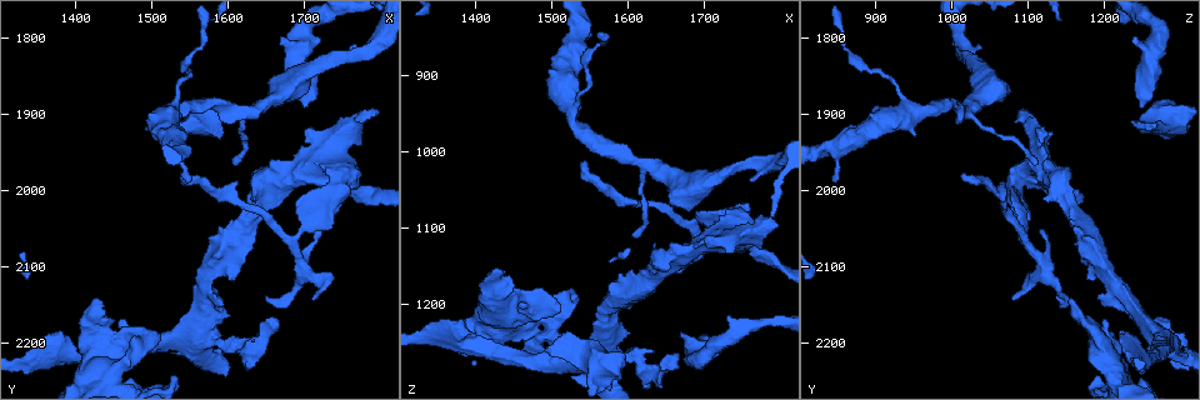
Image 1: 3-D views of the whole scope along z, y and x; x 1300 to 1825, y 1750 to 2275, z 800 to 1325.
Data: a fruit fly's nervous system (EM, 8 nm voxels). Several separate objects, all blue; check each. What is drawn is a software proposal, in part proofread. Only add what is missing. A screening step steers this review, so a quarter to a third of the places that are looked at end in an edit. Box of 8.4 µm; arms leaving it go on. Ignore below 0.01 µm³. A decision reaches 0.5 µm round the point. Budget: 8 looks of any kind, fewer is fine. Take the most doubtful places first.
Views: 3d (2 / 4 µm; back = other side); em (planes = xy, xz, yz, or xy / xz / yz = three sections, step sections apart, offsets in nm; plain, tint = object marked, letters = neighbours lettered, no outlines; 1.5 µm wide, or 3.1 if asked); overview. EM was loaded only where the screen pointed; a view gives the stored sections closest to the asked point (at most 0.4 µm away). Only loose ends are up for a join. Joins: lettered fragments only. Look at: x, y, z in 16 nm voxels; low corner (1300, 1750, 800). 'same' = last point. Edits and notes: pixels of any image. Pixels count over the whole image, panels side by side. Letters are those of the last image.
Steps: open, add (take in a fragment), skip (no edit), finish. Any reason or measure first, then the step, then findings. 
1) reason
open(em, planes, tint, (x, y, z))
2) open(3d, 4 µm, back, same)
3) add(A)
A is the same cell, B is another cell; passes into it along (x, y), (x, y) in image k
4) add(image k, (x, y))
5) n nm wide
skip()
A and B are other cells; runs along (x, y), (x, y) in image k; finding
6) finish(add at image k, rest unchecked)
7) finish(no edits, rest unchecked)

end of a long branch
open(3d, 4 µm, (1495, 1920, 1255))

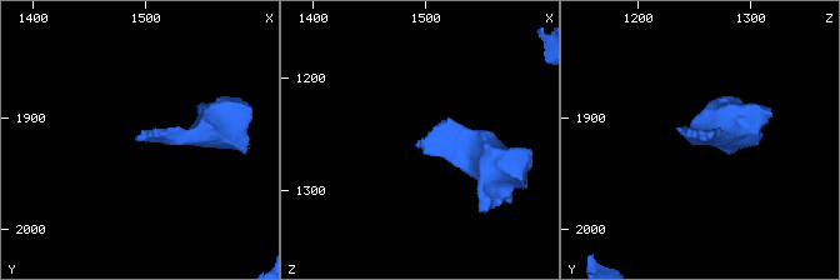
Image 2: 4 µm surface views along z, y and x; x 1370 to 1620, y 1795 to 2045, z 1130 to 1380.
open(em, planes, letters, (1494, 1918, 1256))

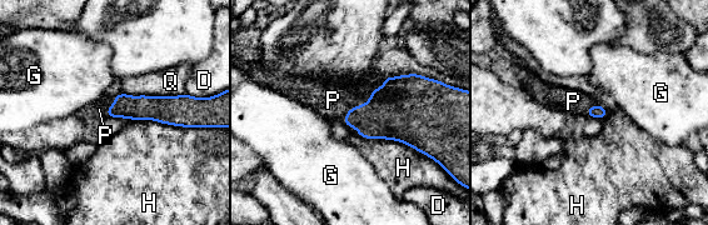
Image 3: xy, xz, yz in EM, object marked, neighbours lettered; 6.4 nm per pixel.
add(P)
P is the same cell, D, G, H and Q are other cells; it goes on there

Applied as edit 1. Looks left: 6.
see it whole again
open(overview)

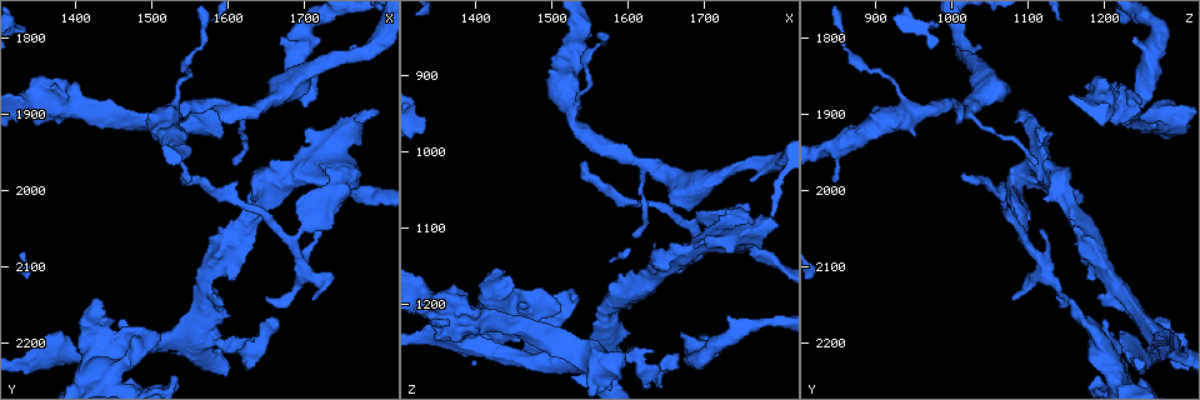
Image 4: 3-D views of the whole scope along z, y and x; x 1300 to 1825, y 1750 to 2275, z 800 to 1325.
free end
open(em, planes, tint, (1700, 1890, 1245))

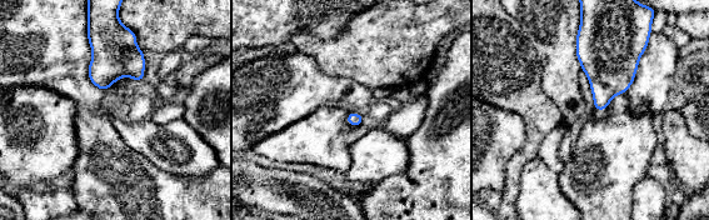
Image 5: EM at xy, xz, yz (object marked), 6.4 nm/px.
open(em, planes, letters, same)

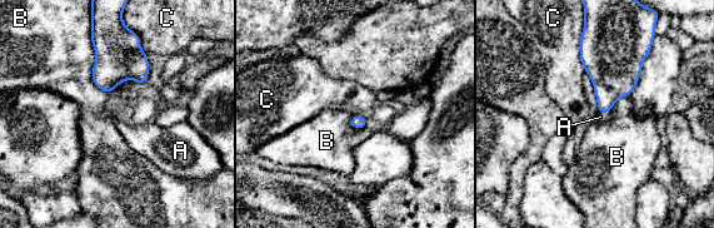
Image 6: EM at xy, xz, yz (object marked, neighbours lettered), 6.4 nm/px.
add(A)
A is the same cell, B and C are other cells; passes into it along (613, 74), (603, 112), (600, 117) in image 6; it goes on there

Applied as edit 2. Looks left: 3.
see it whole again
open(overview)

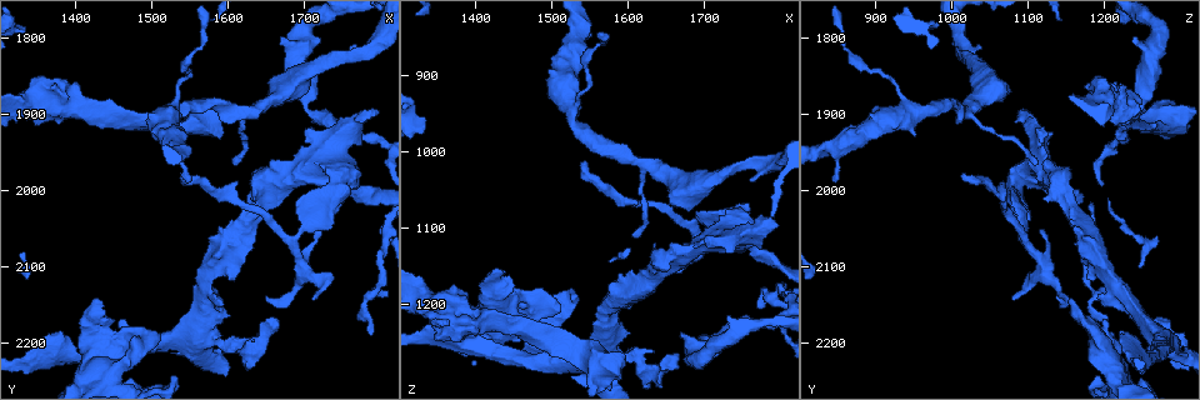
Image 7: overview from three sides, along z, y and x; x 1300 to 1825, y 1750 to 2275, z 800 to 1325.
open(3d, 2 µm, (1710, 2145, 1080))

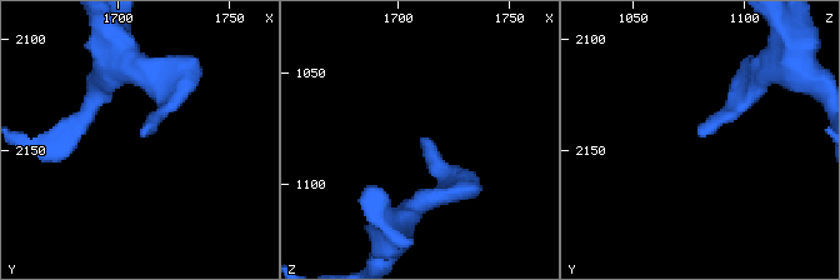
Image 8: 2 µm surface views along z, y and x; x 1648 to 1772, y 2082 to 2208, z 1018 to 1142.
open(em, planes, letters, (1709, 2142, 1080))

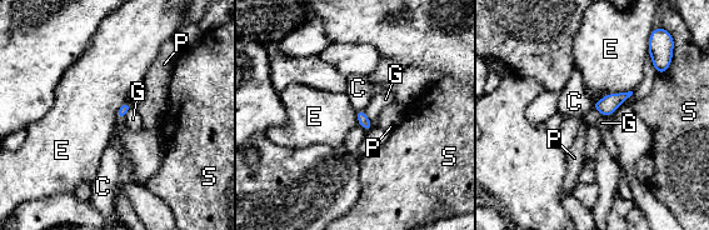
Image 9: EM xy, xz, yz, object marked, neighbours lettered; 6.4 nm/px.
skip()
C, E, G, P and S are other cells; border along (632, 90), (607, 94), (597, 101) in image 9; no lettered fragment goes on from it

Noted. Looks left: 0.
finish(add at image 3, add at image 6, rest unchecked)

